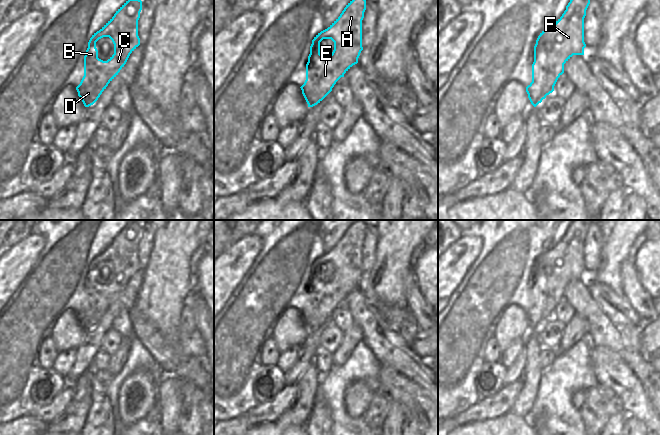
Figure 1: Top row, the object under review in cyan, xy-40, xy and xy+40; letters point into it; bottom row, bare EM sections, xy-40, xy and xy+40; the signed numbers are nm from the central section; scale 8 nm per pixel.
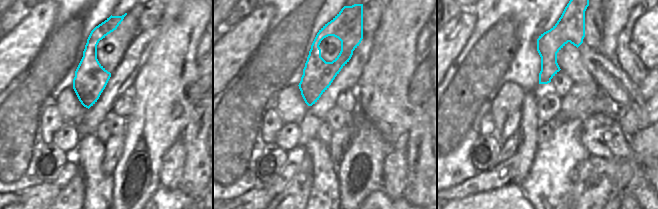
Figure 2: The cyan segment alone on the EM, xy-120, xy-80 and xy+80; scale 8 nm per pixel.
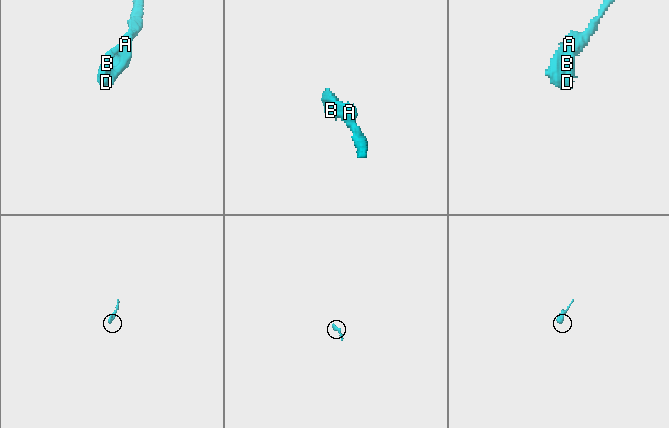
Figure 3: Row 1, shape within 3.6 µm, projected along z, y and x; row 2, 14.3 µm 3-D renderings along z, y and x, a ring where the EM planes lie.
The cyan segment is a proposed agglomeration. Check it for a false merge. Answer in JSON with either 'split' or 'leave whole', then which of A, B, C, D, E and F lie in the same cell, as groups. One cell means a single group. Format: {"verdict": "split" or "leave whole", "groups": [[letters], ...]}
{"verdict": "leave whole", "groups": [["A", "B", "C", "D", "E", "F"]]}

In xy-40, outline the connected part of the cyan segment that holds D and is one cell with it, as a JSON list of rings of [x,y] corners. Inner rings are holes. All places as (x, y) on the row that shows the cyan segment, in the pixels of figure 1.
[[[141,0],[126,1],[114,16],[88,42],[84,56],[84,76],[76,87],[85,107],[93,105],[108,84],[118,75],[130,54],[140,45],[138,20],[142,10]],[[109,37],[114,44],[114,54],[103,61],[98,58],[96,42]]]

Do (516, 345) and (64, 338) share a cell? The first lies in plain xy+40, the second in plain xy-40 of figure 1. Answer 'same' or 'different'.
different

